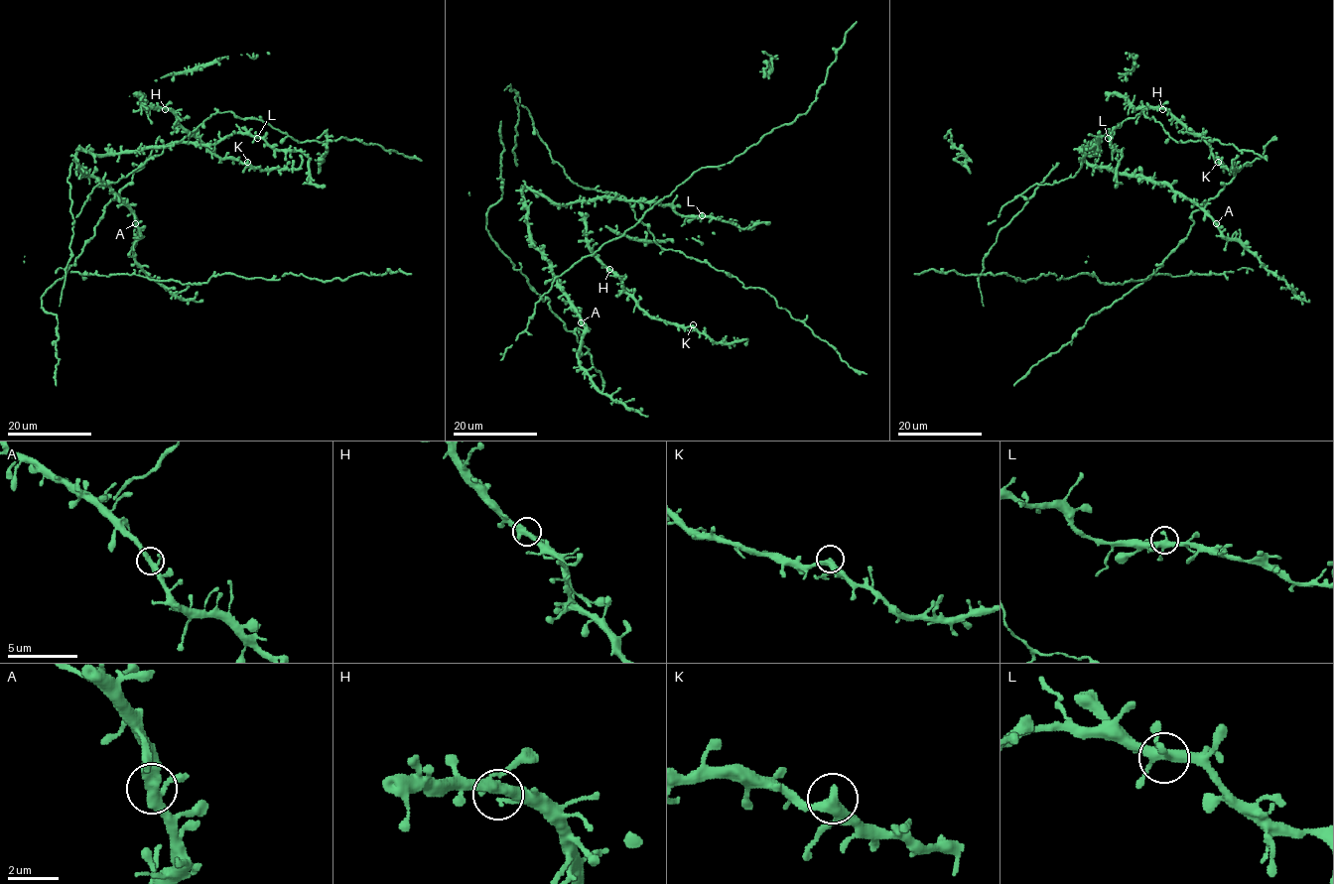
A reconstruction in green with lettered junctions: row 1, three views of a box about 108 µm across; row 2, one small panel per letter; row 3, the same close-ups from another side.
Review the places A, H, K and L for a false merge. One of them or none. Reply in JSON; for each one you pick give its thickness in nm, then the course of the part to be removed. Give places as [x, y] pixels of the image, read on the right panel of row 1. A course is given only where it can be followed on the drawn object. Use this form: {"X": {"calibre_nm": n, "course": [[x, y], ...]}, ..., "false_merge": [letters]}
{"false_merge": []}

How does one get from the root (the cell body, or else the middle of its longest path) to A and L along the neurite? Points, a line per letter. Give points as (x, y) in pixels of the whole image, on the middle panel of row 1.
A: (557, 316), (572, 308), (581, 322)
L: (557, 316), (570, 301), (533, 242), (524, 187), (560, 204), (614, 197), (702, 215)

